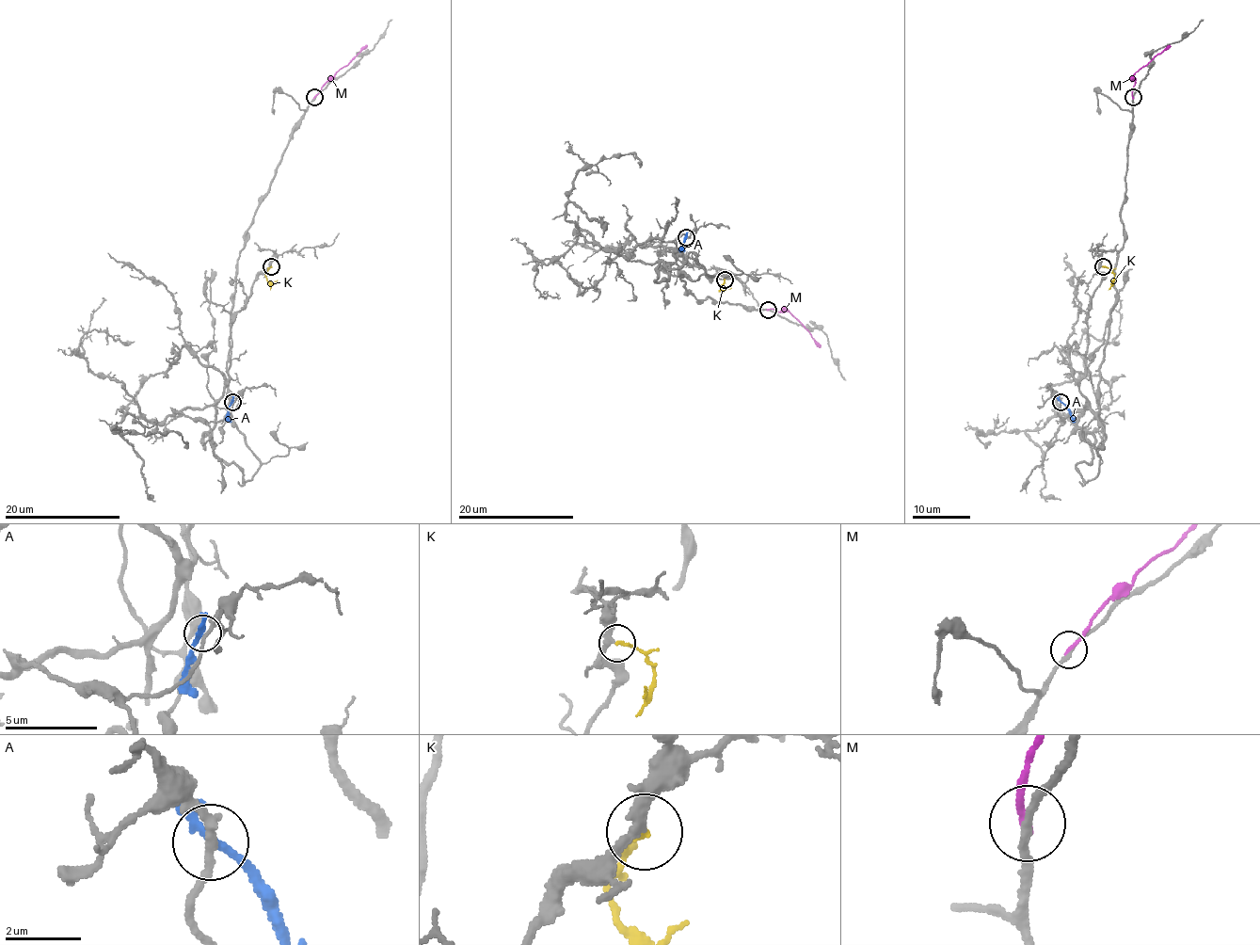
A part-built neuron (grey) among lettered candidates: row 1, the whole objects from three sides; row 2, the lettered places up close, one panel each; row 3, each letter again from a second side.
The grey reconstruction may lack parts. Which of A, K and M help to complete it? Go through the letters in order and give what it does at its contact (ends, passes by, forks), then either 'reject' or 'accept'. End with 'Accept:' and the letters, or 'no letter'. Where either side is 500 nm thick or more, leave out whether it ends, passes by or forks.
A: it passes by | reject
K: it ends | accept
M: it ends | reject
Accept: K

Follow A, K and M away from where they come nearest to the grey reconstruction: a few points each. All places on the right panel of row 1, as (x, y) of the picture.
A: (1060, 402), (1075, 422)
K: (1102, 266), (1109, 270), (1113, 279), (1112, 282), (1110, 280)
M: (1132, 97), (1134, 74), (1171, 45)

